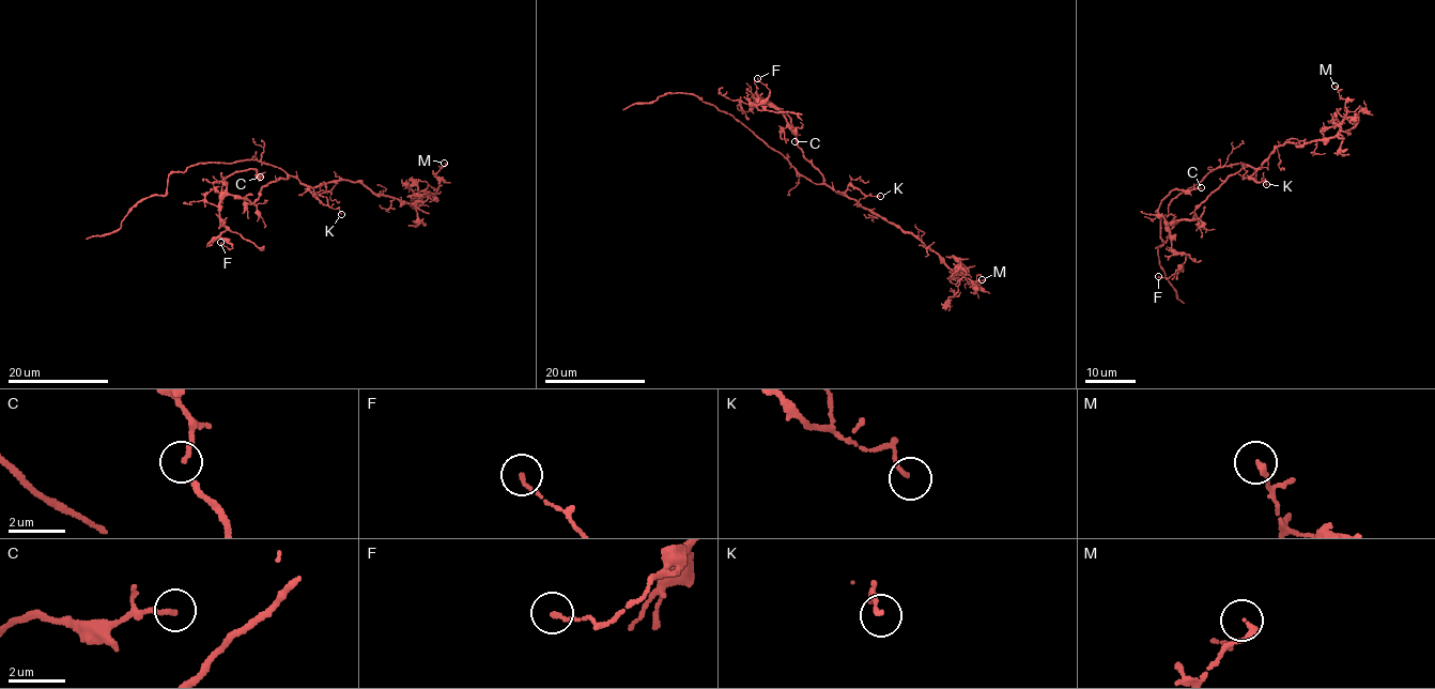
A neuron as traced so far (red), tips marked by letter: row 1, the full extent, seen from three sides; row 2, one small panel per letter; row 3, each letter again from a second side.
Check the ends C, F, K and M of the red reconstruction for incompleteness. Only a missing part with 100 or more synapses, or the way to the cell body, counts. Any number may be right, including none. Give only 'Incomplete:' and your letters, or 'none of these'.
Incomplete: none of these

